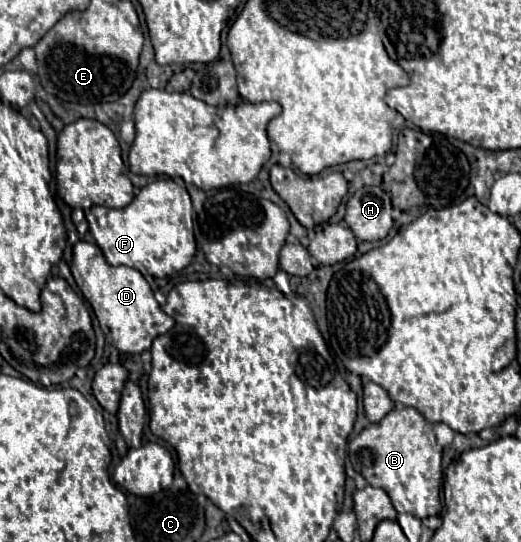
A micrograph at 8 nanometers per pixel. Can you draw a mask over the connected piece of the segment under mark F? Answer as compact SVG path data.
M159 179L145 185L127 207L109 209L95 205L85 212L85 217L89 232L105 259L111 265L125 265L141 271L156 292L159 287L154 277L167 277L185 269L195 255L191 213L193 205L187 189L171 179Z

